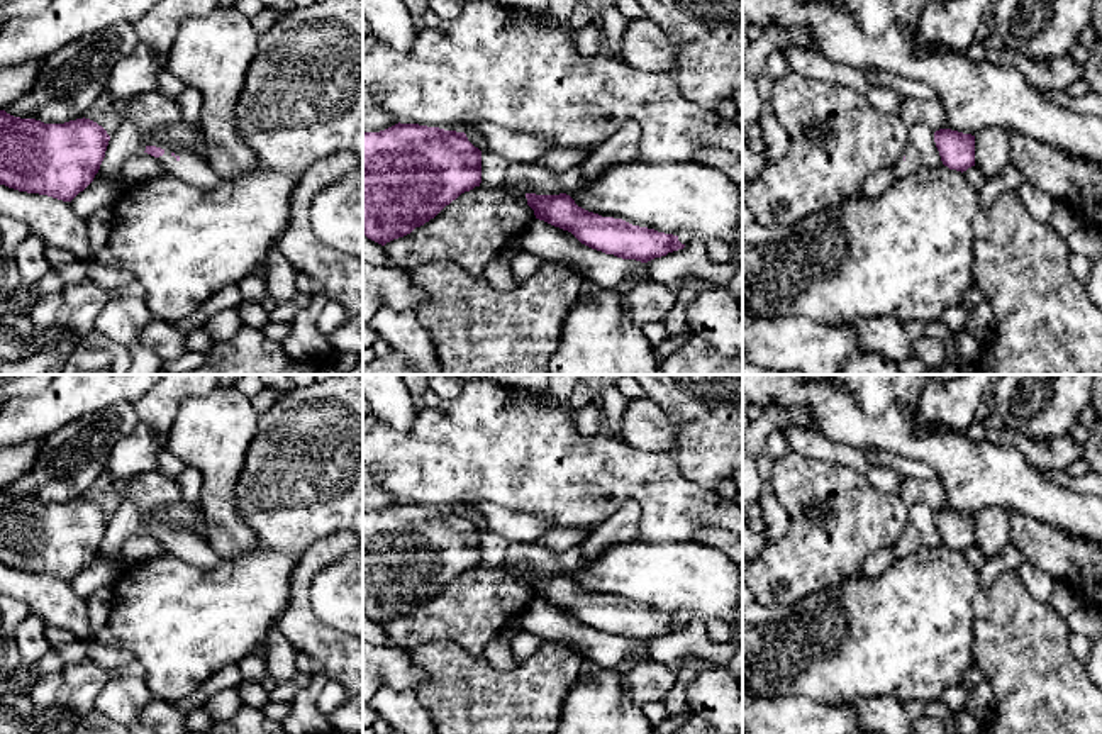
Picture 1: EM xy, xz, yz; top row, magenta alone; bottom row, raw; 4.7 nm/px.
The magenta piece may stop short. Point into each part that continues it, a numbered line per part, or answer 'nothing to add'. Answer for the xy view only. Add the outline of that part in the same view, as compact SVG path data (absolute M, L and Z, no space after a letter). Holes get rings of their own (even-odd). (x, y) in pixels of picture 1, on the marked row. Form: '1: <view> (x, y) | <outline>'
1: xy (192, 168) | M166 147L158 161L168 173L202 190L214 190L222 181L222 178L198 154L181 154Z

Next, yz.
1: yz (901, 168) | M907 146L905 153L899 158L899 161L892 166L897 180L905 178L919 170L919 153L916 147Z

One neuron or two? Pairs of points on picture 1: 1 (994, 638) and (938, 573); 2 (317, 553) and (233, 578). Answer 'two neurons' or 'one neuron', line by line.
1: two neurons
2: two neurons

